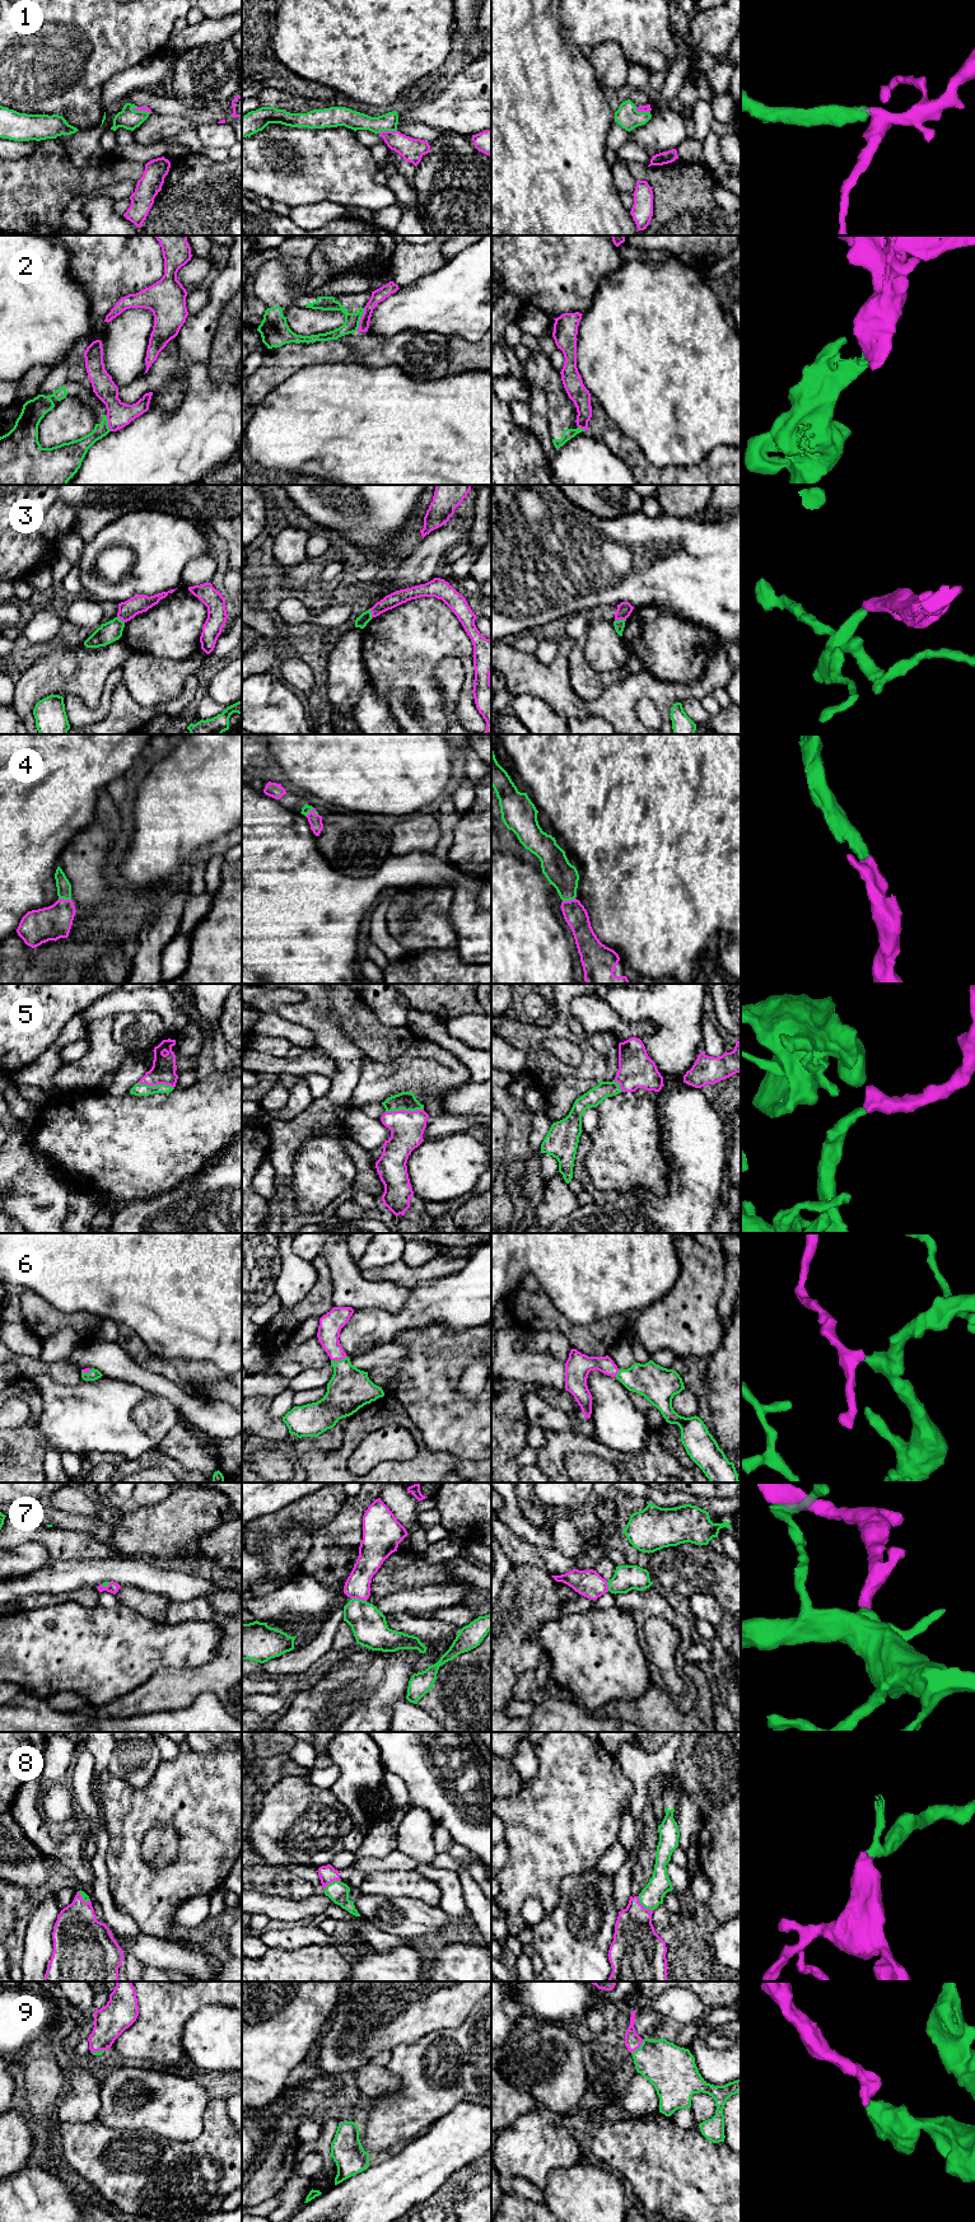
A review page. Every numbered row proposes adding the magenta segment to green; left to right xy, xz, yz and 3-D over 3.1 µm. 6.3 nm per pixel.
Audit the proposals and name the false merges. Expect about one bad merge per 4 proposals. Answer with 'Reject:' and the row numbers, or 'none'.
Reject: 2, 3

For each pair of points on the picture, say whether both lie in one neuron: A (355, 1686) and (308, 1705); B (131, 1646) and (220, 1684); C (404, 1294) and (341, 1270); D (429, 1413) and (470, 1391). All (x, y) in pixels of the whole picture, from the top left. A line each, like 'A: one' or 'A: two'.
A: one
B: two
C: one
D: two

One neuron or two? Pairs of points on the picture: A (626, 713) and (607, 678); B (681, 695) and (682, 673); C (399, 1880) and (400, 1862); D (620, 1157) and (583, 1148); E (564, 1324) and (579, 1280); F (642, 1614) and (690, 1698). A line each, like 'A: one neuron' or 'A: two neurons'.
A: two neurons
B: two neurons
C: two neurons
D: two neurons
E: two neurons
F: one neuron

